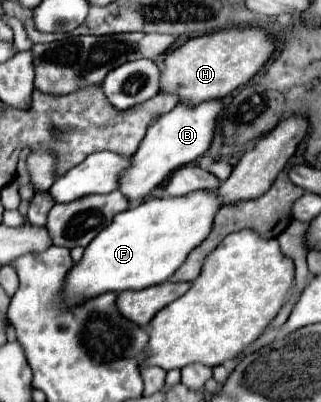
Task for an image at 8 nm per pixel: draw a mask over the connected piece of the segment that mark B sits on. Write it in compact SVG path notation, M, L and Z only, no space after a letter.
M211 99L203 101L199 105L187 105L187 103L177 103L177 107L165 115L161 115L147 131L141 147L133 155L133 165L129 171L121 175L121 187L119 191L127 195L127 199L141 201L147 197L157 185L161 185L173 171L175 167L183 167L197 157L201 157L213 141L215 135L215 125L217 117L223 111L223 101L221 99Z

